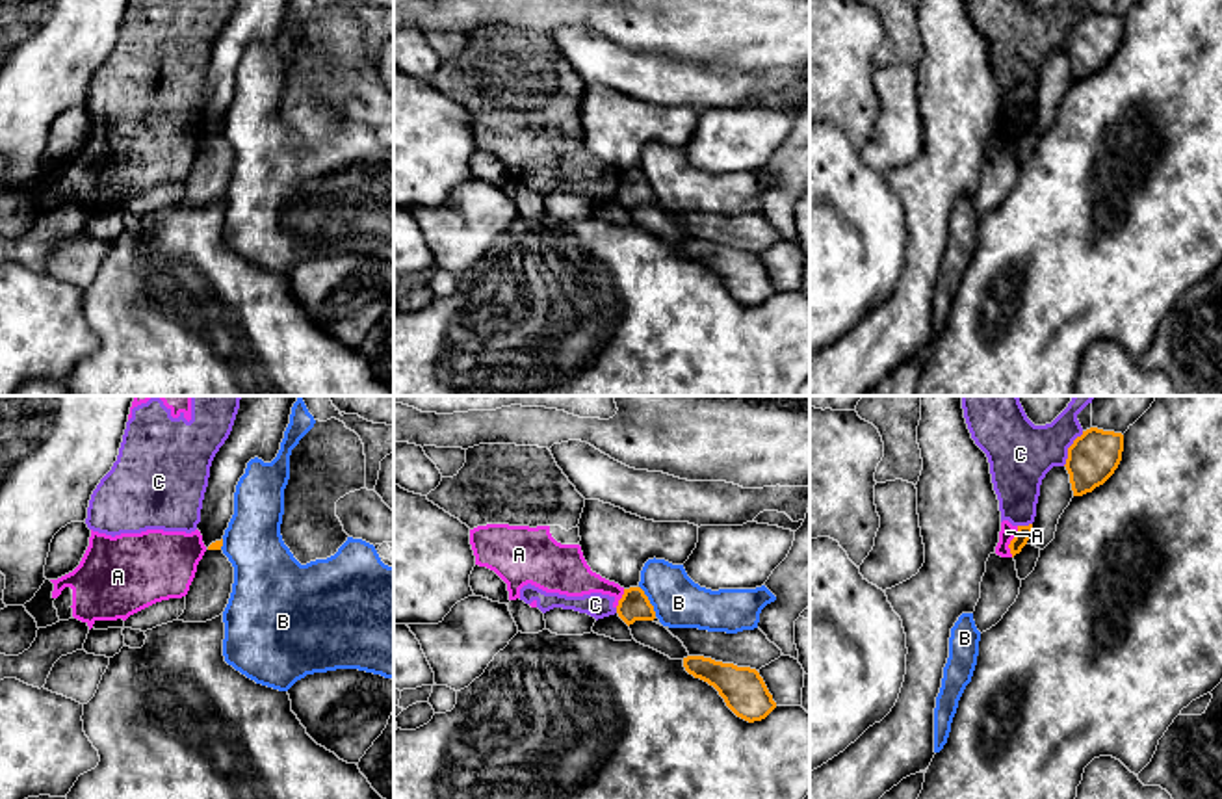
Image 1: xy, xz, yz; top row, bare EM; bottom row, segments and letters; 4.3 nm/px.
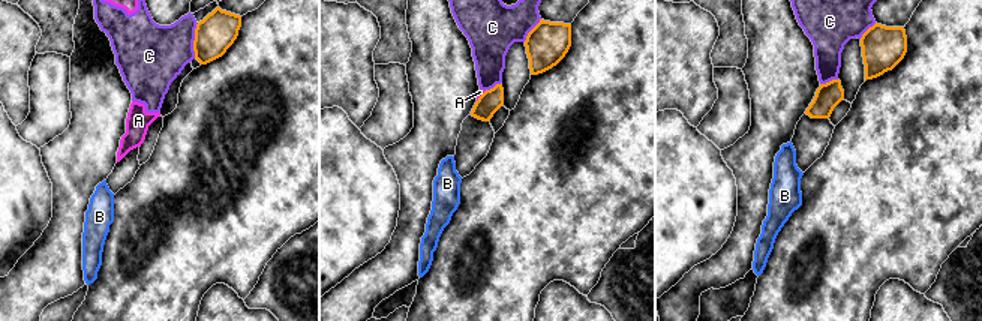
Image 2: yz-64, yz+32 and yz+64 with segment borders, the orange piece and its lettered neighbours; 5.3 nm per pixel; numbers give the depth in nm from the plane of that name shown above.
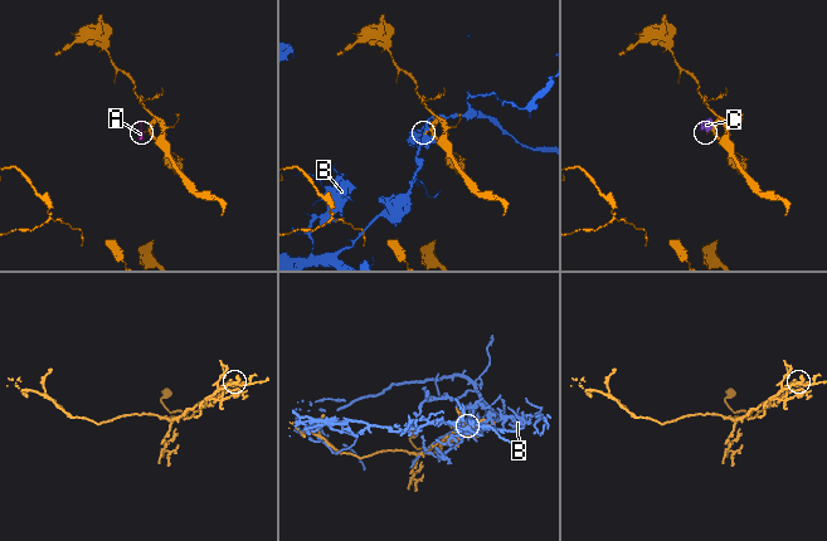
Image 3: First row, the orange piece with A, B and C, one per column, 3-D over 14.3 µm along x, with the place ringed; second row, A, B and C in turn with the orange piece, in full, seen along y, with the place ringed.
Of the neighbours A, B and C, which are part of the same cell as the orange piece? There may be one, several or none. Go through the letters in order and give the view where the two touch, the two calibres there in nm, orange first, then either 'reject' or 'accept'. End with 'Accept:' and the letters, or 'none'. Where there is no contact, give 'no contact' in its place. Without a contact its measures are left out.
A: meets orange in yz; 70 nm thick on the orange side, 70 nm on the other; reject
B: meets orange in xz; 130 nm thick on the orange side, 220 nm on the other; reject
C: meets orange in yz; 220 nm thick on the orange side, 280 nm on the other; reject
Accept: none

